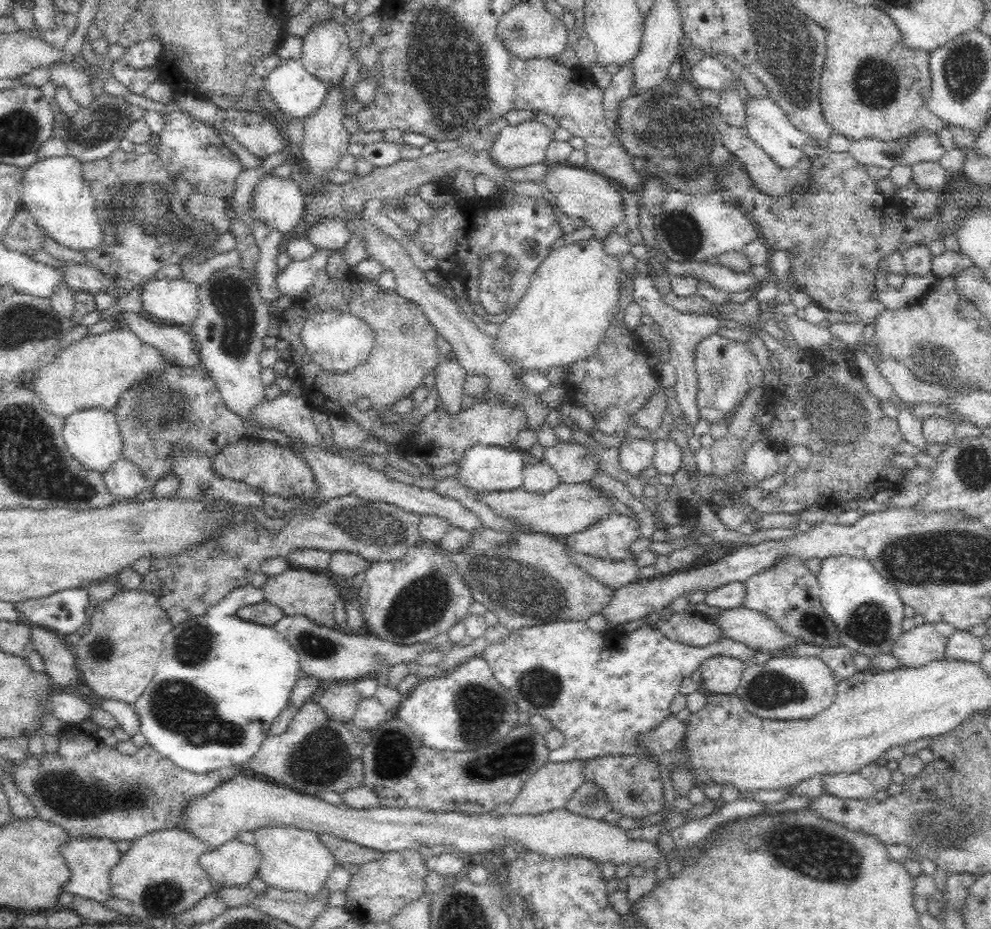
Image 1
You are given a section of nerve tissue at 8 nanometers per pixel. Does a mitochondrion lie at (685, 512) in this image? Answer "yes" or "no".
no

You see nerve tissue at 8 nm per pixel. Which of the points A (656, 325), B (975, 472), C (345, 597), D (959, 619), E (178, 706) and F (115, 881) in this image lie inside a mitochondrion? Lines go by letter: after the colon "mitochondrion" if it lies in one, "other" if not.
A: other
B: mitochondrion
C: other
D: other
E: mitochondrion
F: other

